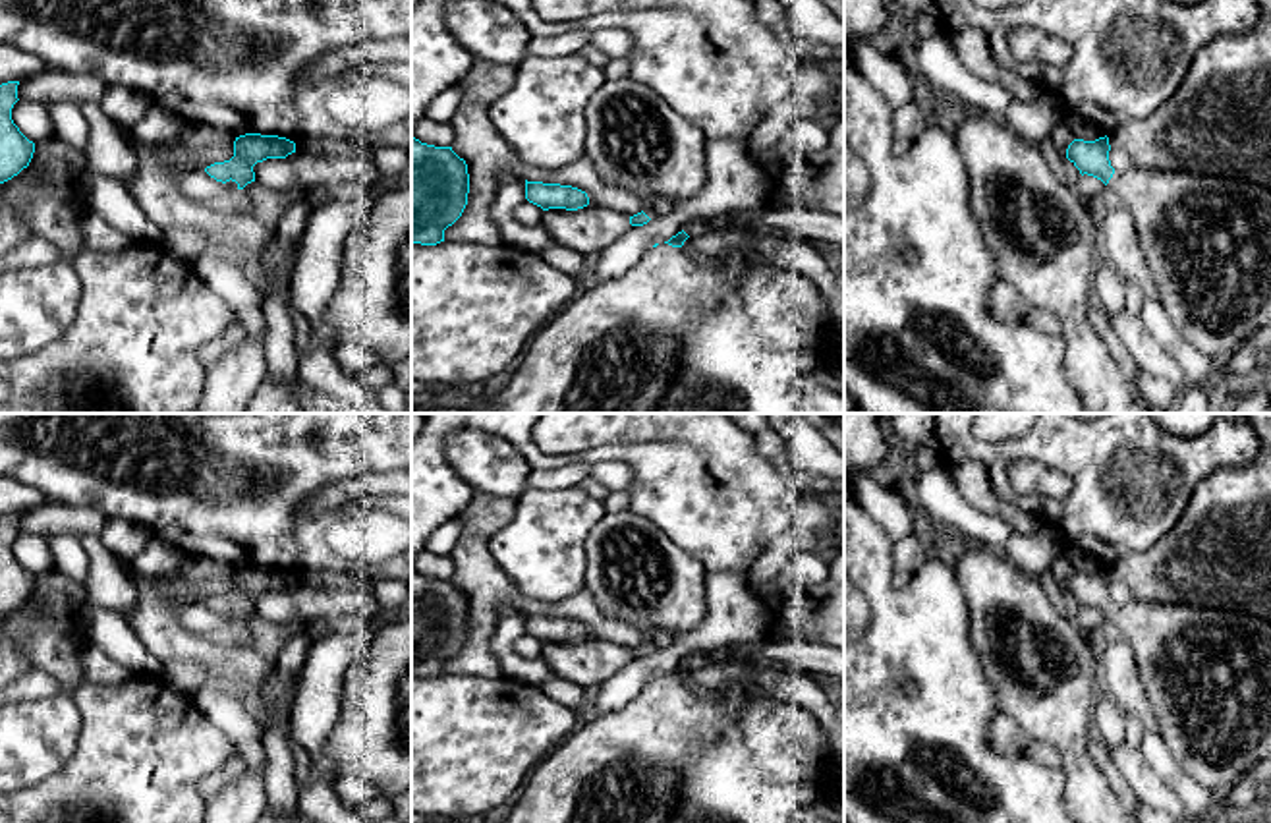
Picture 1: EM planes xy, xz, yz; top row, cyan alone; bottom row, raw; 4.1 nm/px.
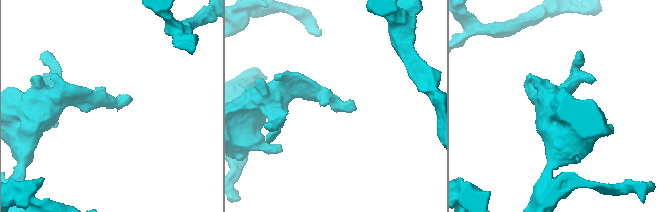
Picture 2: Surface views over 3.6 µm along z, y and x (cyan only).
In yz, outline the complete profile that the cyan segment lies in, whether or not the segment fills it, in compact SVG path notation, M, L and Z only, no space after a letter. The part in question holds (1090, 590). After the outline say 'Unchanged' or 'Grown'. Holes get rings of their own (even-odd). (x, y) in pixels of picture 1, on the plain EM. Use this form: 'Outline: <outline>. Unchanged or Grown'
Outline: M1109 570L1074 572L1066 591L1080 607L1107 618L1109 632L1130 643L1159 734L1176 763L1215 796L1227 794L1256 763L1271 757L1271 622L1240 610L1134 601L1118 607L1109 593Z. Grown

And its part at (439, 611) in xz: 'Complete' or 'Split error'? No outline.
Complete

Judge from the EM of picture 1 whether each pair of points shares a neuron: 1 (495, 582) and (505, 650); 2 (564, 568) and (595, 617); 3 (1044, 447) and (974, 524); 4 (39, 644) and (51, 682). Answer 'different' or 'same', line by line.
1: different
2: different
3: different
4: different

